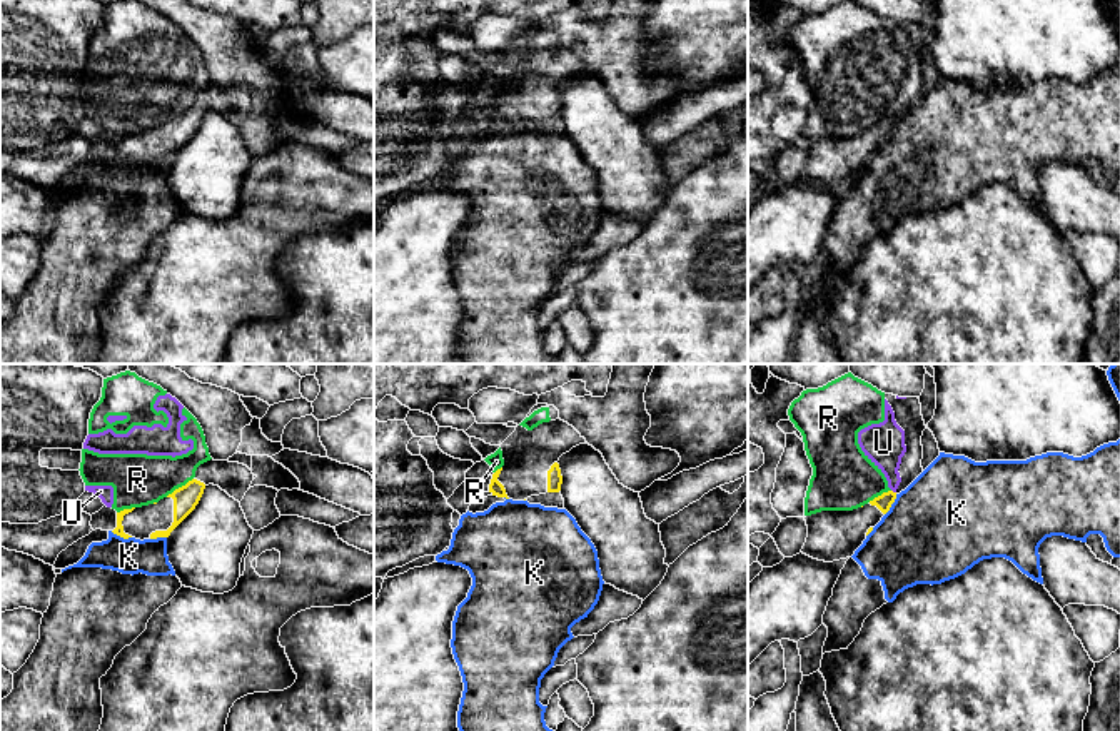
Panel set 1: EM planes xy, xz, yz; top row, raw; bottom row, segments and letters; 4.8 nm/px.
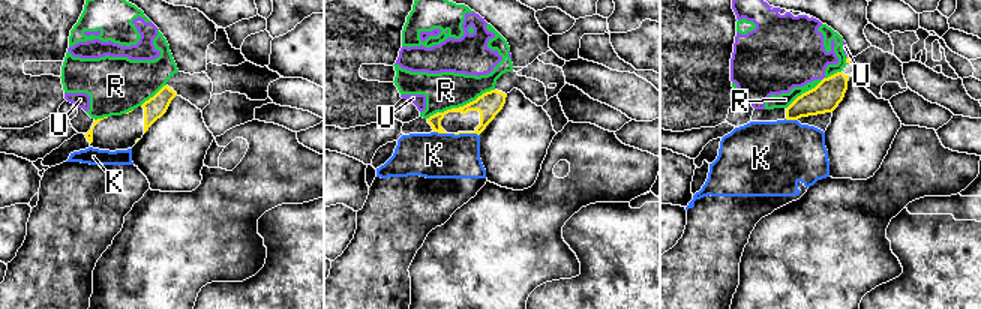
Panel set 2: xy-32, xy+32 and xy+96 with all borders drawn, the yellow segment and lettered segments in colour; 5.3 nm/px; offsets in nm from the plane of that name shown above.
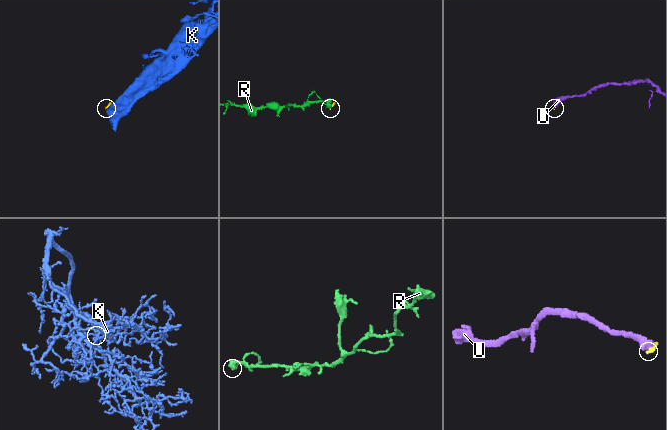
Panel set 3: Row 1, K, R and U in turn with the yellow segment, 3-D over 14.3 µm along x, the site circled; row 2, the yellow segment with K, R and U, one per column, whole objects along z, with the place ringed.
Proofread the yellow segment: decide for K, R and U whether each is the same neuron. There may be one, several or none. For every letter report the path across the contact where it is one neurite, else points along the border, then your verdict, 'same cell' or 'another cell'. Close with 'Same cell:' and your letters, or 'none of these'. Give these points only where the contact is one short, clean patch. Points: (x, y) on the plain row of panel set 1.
K: another cell
R: another cell
U: along yz (892, 115), (895, 119) | another cell
Same cell: none of these

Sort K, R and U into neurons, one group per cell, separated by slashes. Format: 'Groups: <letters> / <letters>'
Groups: K / R U

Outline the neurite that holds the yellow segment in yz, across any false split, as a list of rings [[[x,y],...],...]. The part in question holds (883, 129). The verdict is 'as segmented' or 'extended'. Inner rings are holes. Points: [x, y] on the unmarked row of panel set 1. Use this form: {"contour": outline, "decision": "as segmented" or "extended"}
{"contour": [[[888,117],[853,137],[821,137],[806,142],[808,164],[801,179],[825,189],[851,184],[895,125],[896,118]]], "decision": "extended"}

